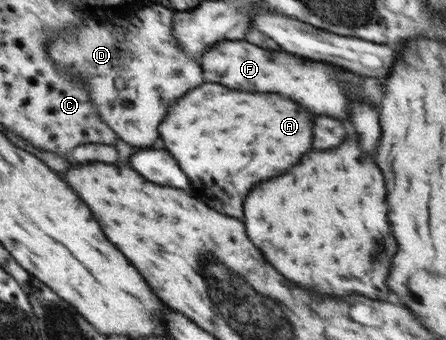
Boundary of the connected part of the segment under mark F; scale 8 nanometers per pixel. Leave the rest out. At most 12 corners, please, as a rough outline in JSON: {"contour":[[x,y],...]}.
{"contour":[[248,41],[206,53],[206,81],[278,93],[348,119],[340,87],[380,105],[386,89],[322,61]]}

